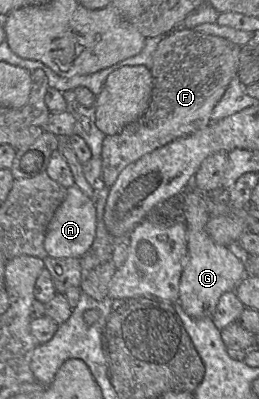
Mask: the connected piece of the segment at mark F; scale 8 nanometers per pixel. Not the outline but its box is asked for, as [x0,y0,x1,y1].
[101,29,241,188]

